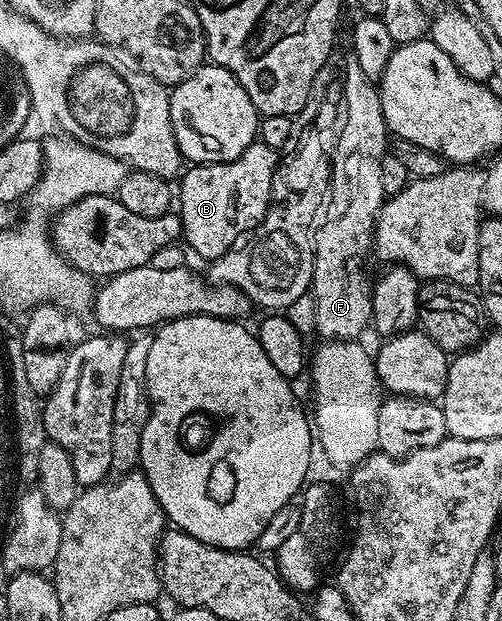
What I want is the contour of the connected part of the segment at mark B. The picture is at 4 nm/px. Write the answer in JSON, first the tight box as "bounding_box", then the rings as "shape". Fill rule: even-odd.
{"bounding_box":[176,140,279,260],"shape":[[[257,140],[231,162],[191,165],[190,171],[181,175],[182,183],[176,186],[176,210],[182,219],[185,245],[205,260],[224,256],[235,242],[262,223],[272,205],[274,174],[279,168],[279,151]]]}

